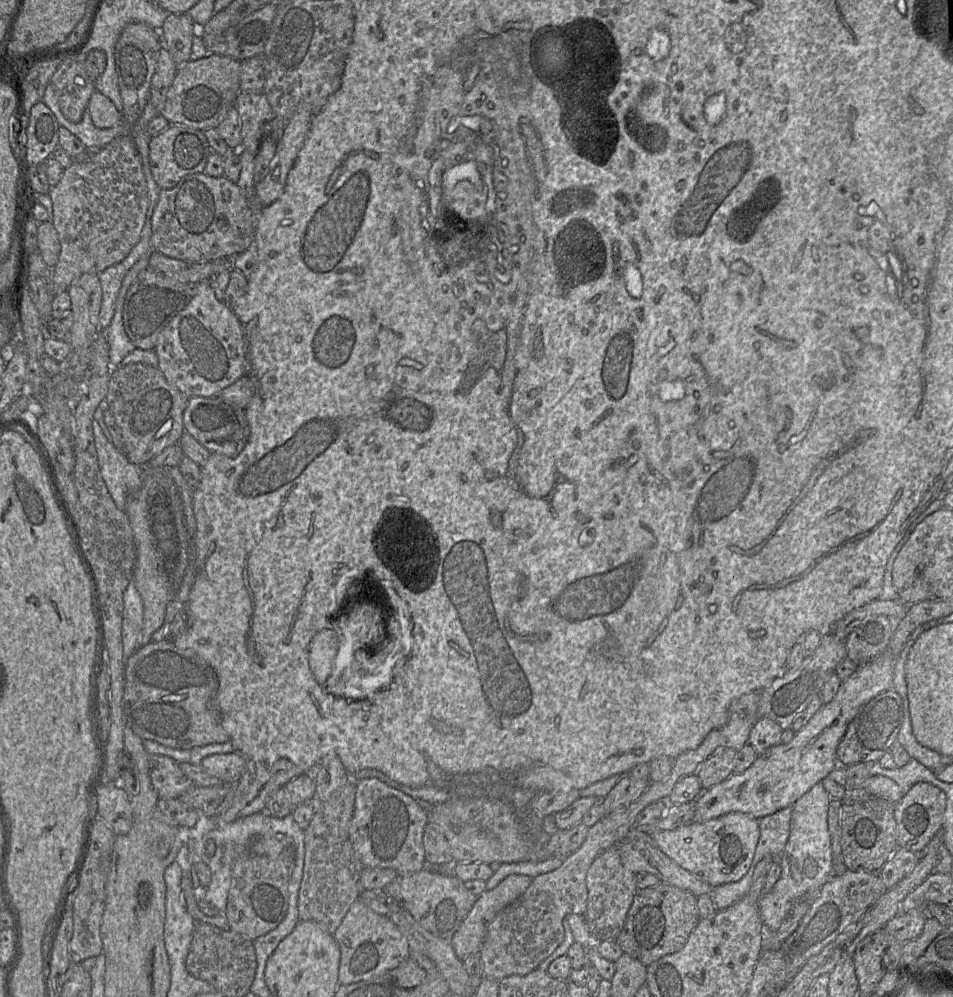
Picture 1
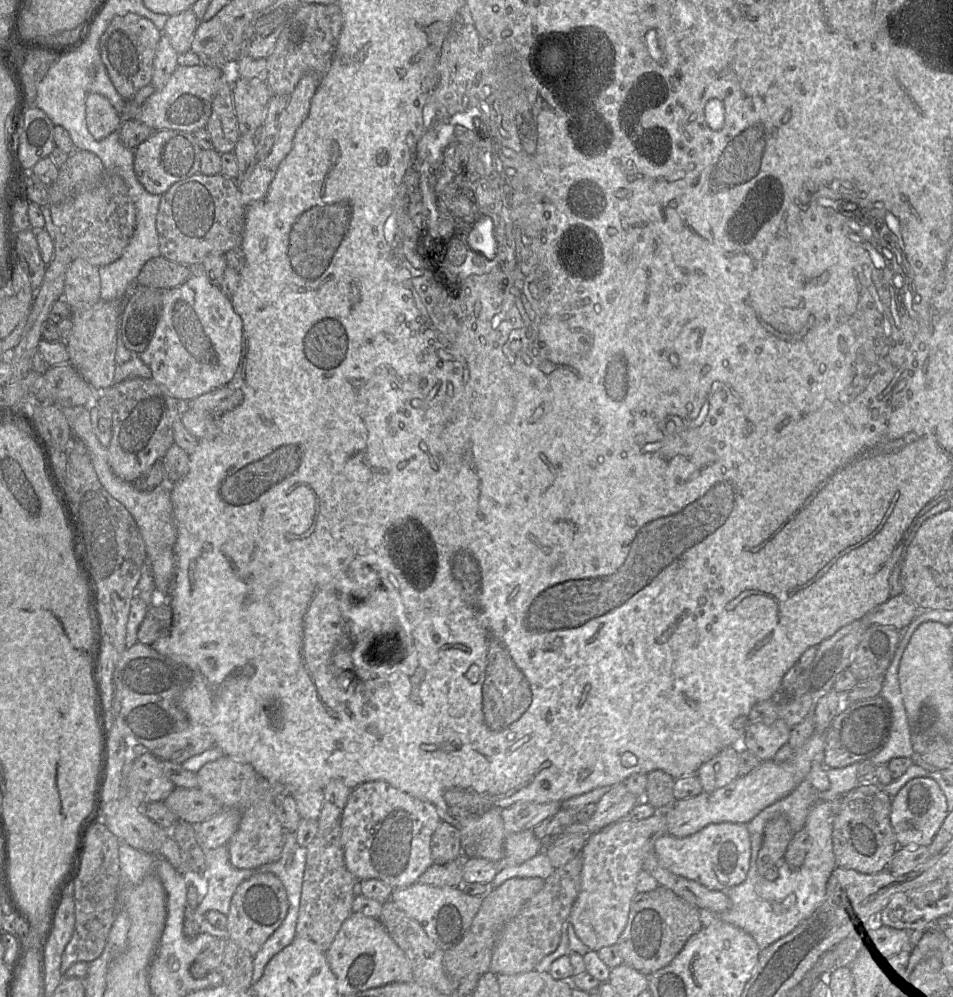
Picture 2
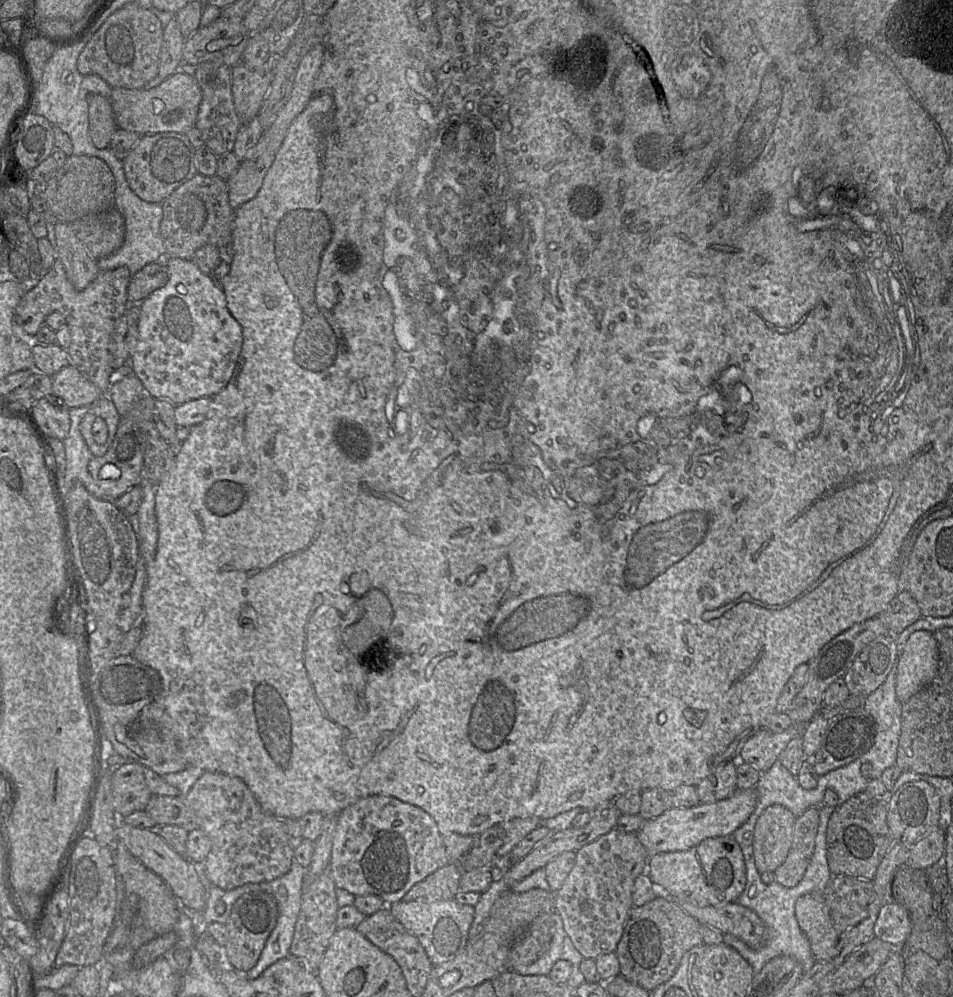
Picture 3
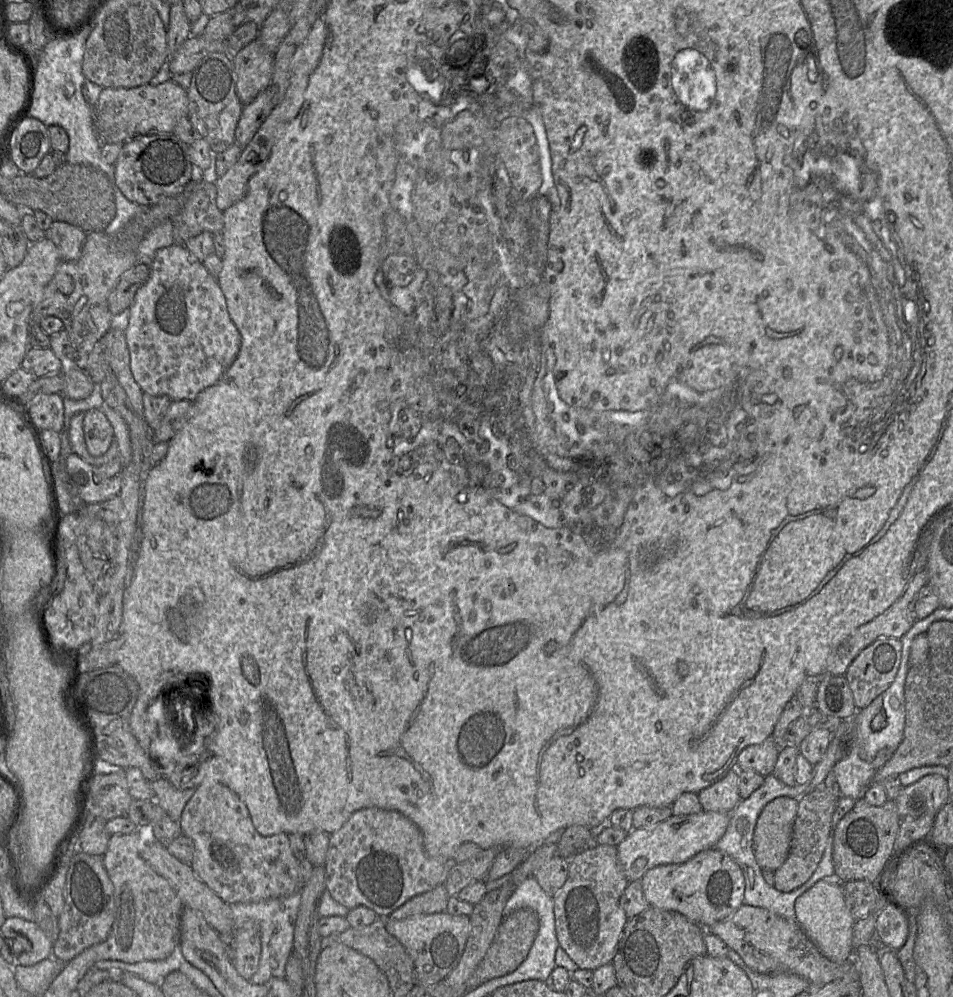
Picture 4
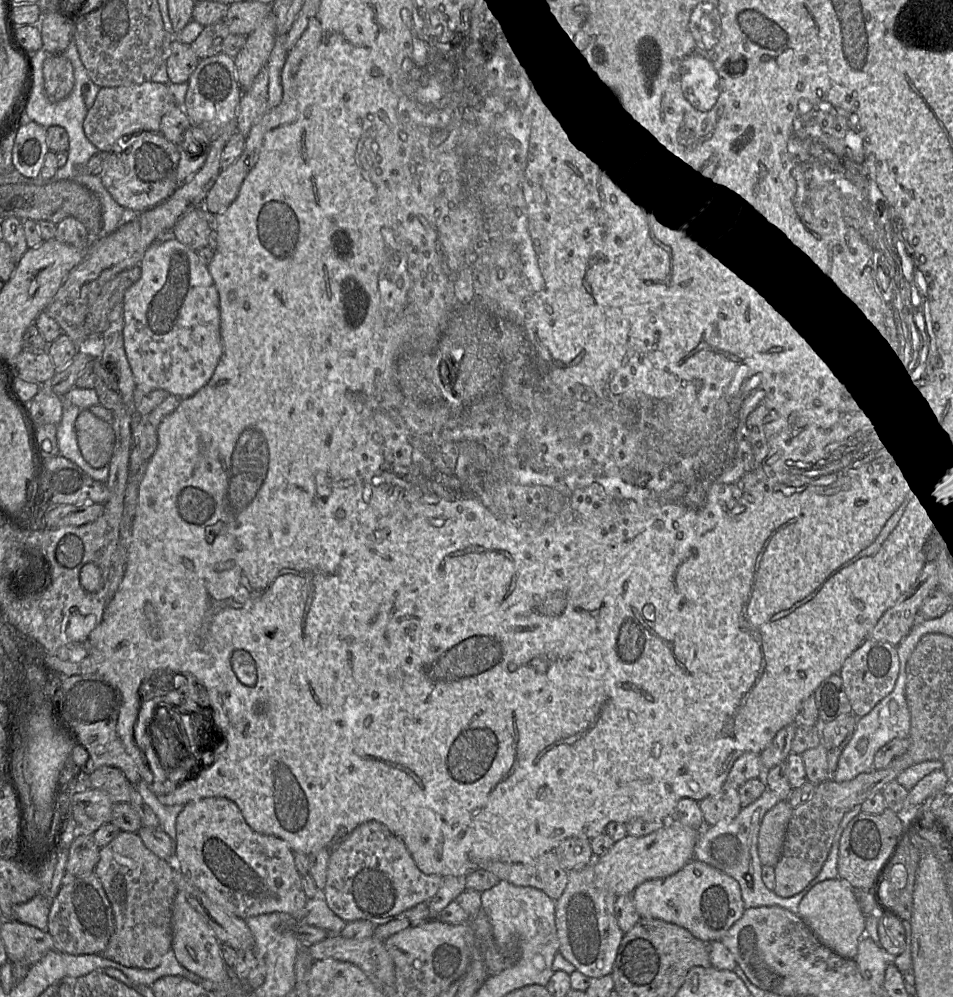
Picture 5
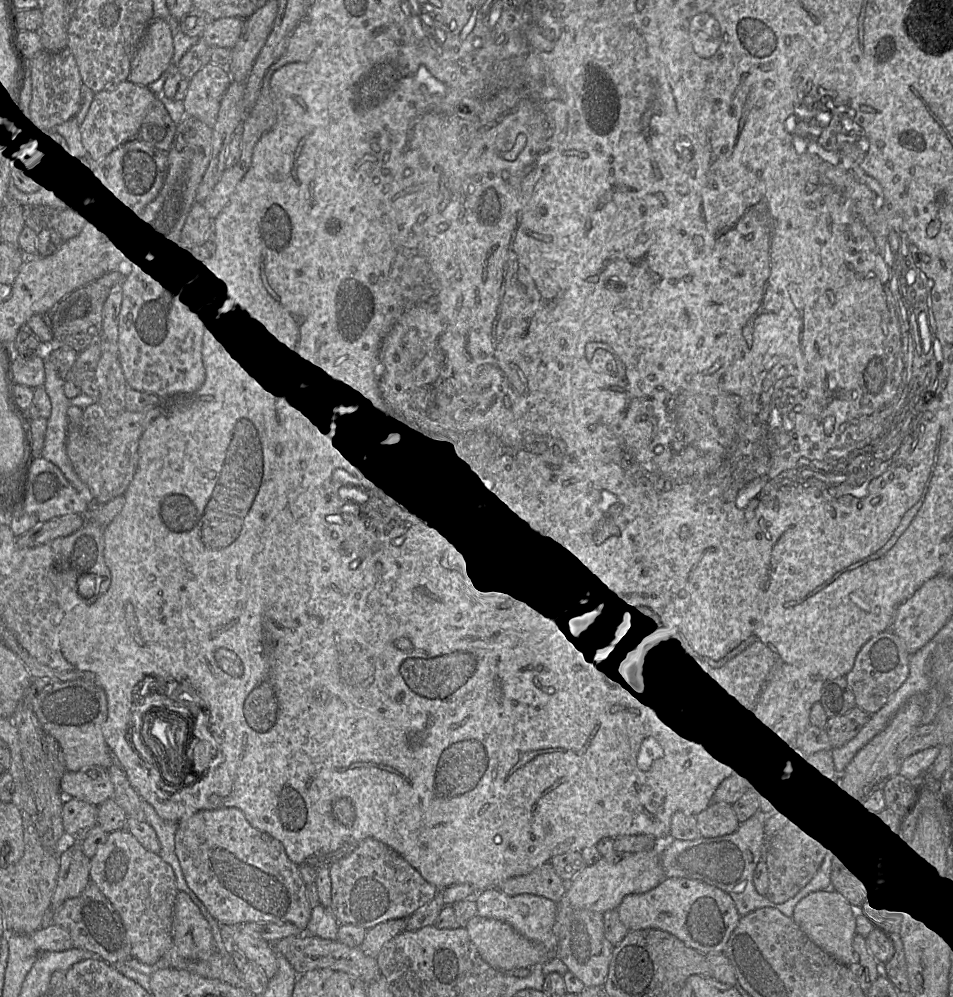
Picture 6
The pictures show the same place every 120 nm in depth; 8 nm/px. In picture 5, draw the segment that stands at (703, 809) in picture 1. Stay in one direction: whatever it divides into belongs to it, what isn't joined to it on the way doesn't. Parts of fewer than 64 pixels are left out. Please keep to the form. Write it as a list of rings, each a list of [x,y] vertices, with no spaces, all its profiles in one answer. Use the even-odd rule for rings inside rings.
[[[669,821],[660,829],[645,836],[627,835],[615,842],[604,855],[594,857],[594,882],[598,888],[618,897],[632,894],[637,886],[647,880],[670,876],[694,859],[694,848],[699,832]]]

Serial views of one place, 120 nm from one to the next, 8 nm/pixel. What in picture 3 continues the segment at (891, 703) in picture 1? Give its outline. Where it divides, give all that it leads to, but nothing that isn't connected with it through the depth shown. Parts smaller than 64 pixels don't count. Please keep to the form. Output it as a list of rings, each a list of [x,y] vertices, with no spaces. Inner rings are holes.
[[[864,707],[836,715],[828,721],[824,740],[815,753],[813,767],[819,776],[843,767],[865,754],[872,747],[875,737],[875,721]]]

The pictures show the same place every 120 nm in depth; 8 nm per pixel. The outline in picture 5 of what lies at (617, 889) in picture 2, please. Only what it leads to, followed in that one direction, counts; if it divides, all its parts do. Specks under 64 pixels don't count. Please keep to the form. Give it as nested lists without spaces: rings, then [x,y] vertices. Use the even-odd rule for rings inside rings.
[[[592,862],[568,871],[566,888],[561,897],[555,901],[555,922],[559,939],[559,952],[575,966],[576,970],[589,978],[599,978],[611,974],[619,945],[625,934],[619,927],[615,916],[614,905],[616,899],[615,894],[596,886]]]

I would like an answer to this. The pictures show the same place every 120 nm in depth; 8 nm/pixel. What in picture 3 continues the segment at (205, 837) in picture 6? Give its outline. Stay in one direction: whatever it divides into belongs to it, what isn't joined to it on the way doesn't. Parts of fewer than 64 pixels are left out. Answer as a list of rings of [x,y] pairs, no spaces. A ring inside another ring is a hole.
[[[204,771],[198,780],[194,783],[188,794],[185,796],[185,803],[195,816],[195,827],[202,830],[211,841],[211,848],[204,860],[204,864],[206,867],[207,878],[212,885],[216,885],[223,890],[231,890],[247,883],[270,882],[276,878],[283,876],[290,870],[292,861],[294,859],[294,852],[289,844],[288,836],[286,833],[286,825],[284,822],[285,819],[280,819],[264,811],[252,791],[248,788],[242,779],[223,773]]]

